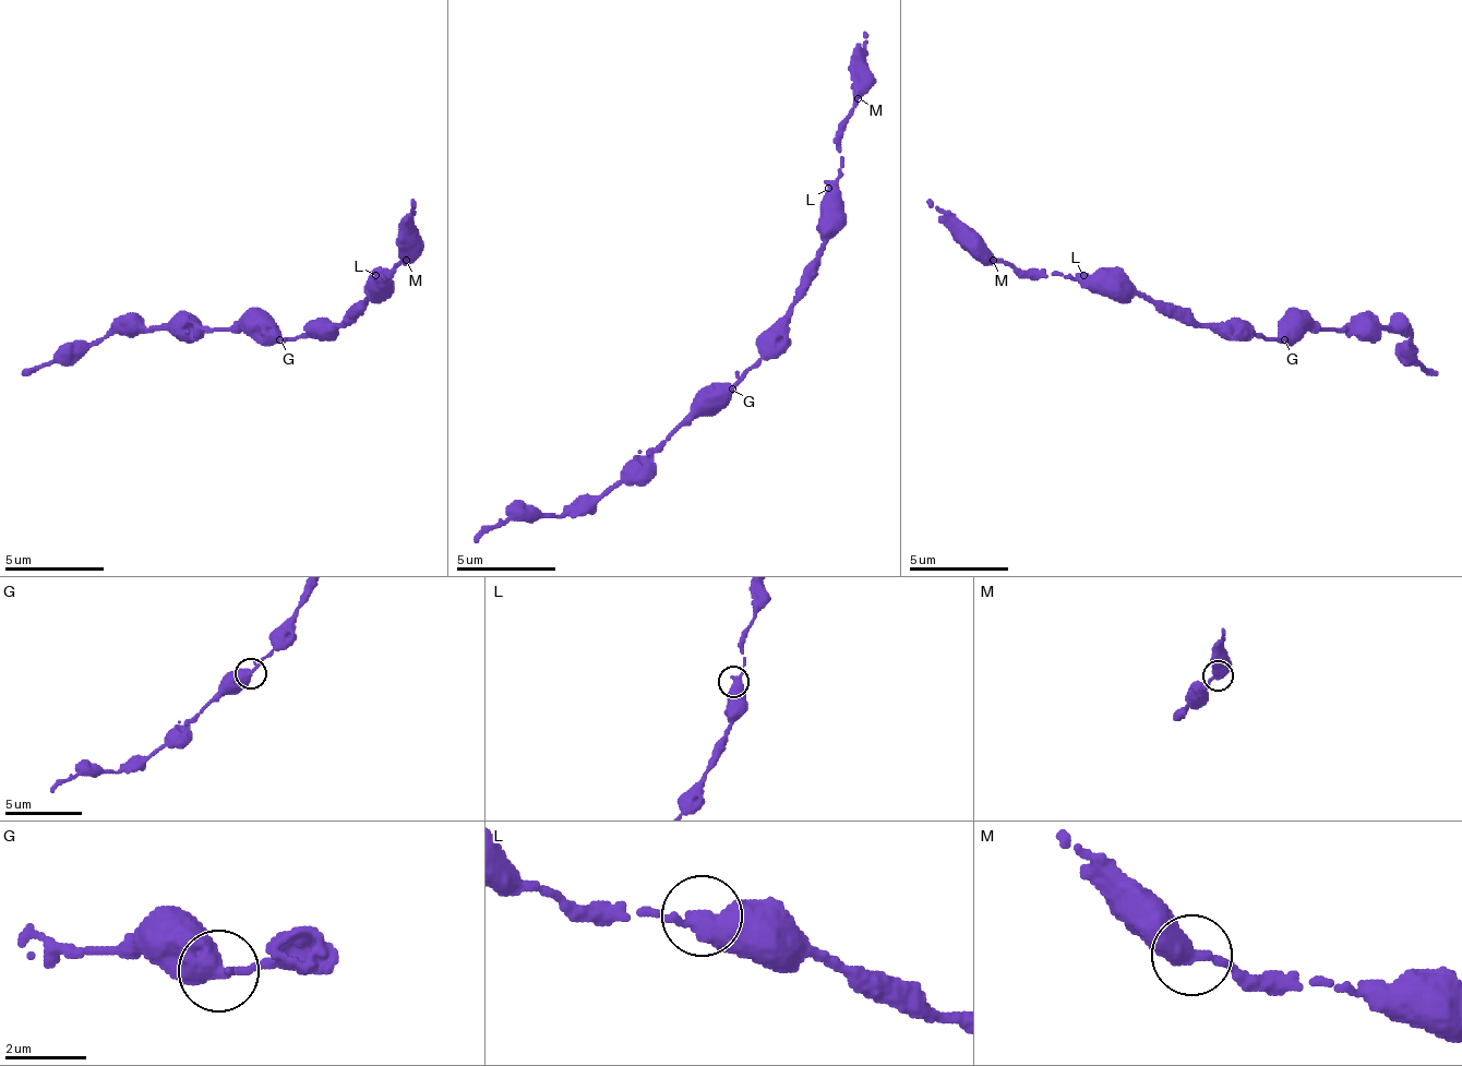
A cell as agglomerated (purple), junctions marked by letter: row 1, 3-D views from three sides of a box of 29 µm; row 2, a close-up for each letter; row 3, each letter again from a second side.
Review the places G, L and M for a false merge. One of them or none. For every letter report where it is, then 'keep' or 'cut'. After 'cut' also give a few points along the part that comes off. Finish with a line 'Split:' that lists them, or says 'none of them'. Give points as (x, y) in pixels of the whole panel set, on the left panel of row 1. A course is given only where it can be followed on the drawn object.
G: (279, 339) | cut | (280, 340), (266, 340), (246, 331), (191, 335), (111, 331), (21, 375)
L: (375, 275) | keep
M: (406, 260) | keep
Split: G

